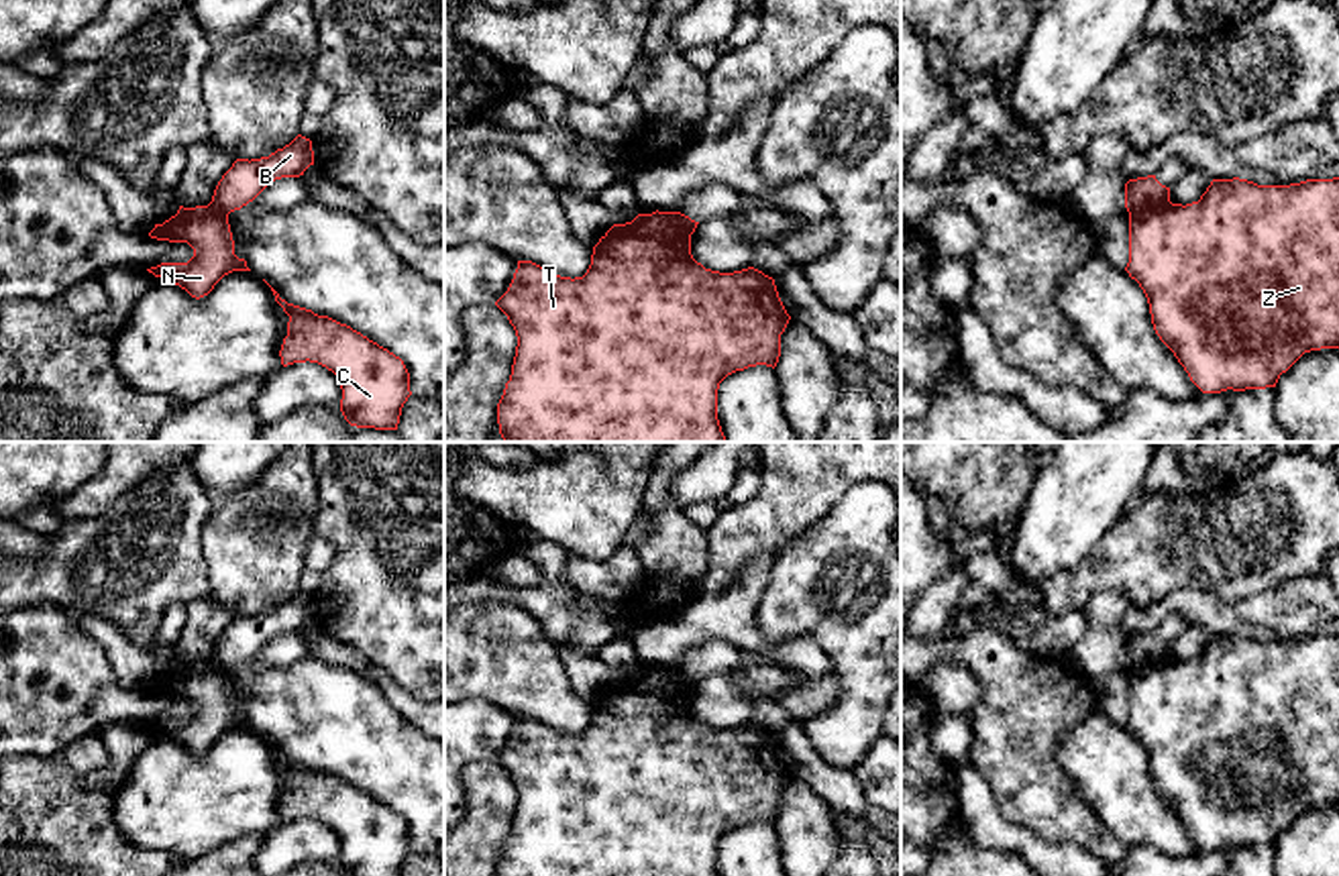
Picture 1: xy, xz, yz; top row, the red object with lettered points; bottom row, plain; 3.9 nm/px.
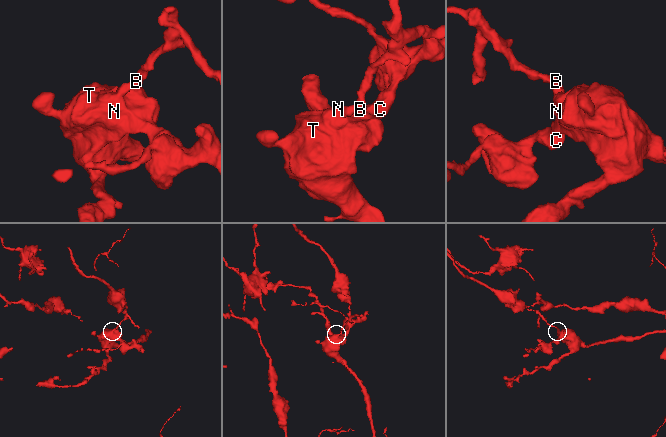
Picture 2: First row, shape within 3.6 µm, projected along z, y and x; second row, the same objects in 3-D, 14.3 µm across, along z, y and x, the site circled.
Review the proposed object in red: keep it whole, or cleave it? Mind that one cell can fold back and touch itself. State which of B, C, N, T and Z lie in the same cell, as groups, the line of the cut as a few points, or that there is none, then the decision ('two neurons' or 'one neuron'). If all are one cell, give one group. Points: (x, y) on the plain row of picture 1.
B / C N T Z | yz (1168, 656), (1130, 669) | two neurons

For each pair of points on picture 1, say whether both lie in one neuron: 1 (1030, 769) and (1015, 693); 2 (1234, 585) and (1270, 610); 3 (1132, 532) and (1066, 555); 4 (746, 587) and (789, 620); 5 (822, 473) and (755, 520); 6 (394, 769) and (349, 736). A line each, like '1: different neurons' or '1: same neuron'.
1: same neuron
2: different neurons
3: different neurons
4: different neurons
5: same neuron
6: same neuron

